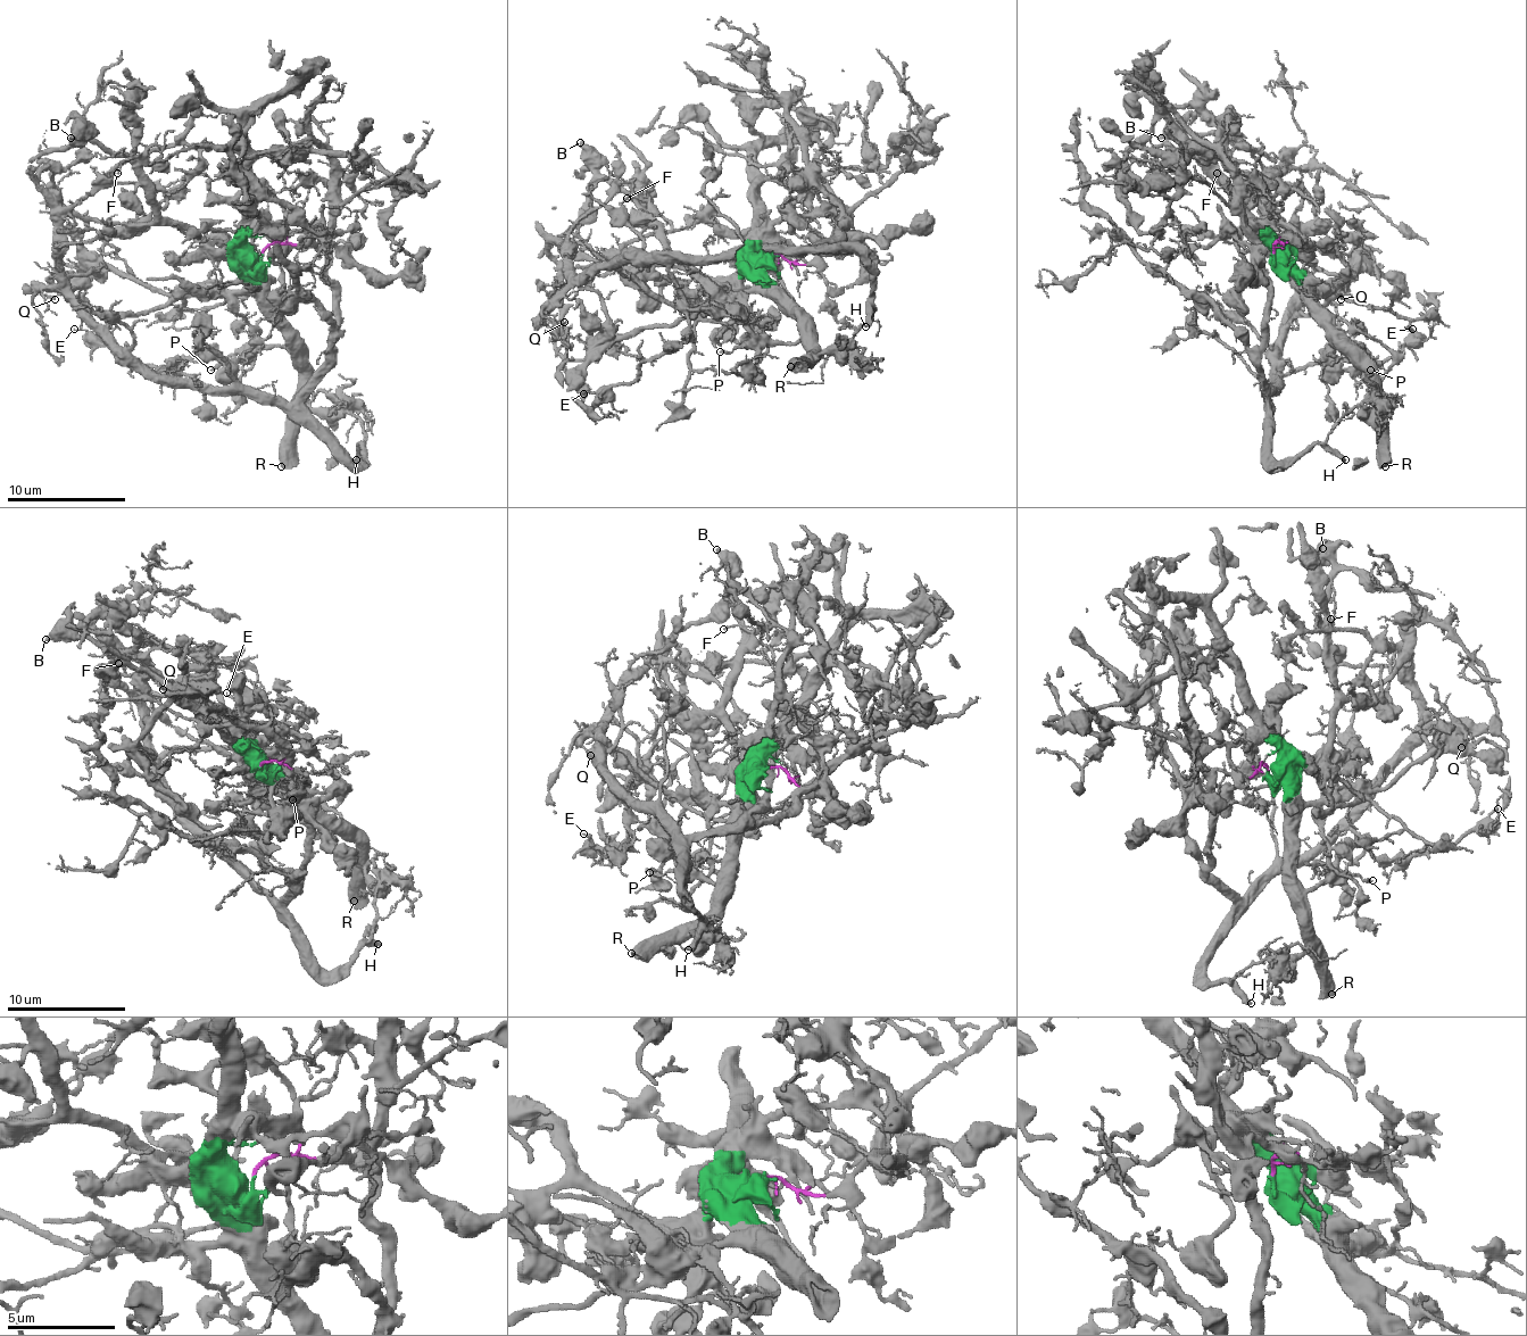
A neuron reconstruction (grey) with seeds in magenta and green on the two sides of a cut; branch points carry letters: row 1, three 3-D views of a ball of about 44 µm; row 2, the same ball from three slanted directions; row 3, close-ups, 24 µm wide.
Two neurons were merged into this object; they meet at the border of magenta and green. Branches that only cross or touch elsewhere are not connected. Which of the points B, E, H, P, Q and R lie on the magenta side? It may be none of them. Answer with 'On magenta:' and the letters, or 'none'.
On magenta: E, H, Q

